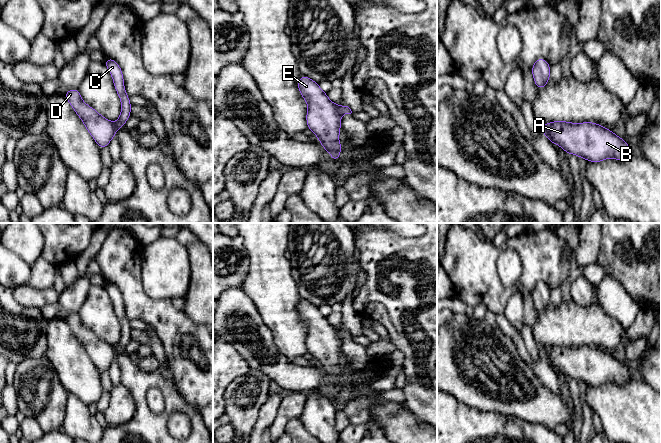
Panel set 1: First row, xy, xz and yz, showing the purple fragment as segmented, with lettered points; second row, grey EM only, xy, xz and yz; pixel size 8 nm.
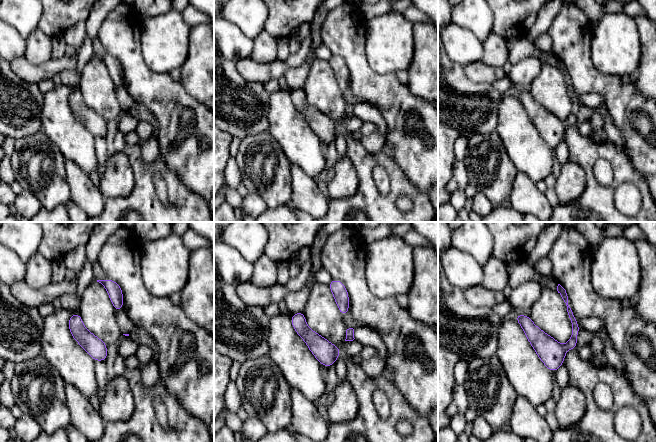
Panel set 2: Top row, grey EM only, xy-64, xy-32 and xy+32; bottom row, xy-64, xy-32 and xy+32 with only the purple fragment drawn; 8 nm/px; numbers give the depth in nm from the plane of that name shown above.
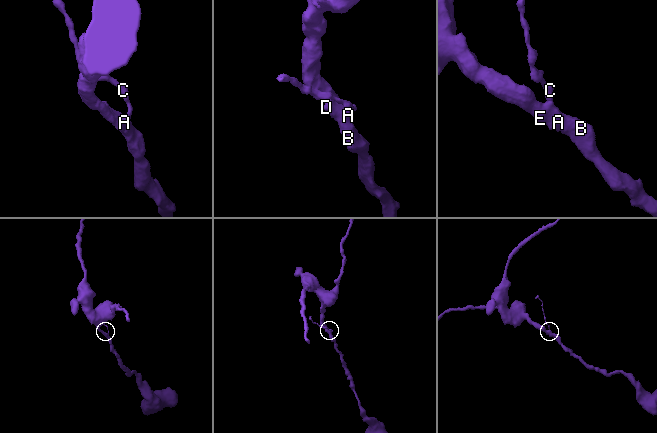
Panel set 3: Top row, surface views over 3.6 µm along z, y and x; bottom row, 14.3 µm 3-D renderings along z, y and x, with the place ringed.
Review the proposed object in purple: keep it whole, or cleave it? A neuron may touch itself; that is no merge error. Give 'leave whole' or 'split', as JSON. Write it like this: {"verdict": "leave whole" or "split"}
{"verdict": "split"}

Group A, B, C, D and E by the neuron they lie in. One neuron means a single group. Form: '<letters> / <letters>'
A B D E / C

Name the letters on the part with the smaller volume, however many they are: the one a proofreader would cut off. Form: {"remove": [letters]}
{"remove": ["C"]}

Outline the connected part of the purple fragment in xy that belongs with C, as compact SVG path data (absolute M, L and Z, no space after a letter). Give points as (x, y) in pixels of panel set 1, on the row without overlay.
M106 282L104 288L112 300L114 311L121 324L121 338L115 347L116 351L119 353L122 352L129 343L132 328L130 327L129 320L126 317L123 296L118 287L112 282Z

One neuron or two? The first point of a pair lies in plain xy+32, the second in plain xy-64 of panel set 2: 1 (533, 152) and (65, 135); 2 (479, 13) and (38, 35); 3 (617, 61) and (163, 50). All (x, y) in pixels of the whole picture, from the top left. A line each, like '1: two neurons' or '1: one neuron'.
1: one neuron
2: two neurons
3: one neuron

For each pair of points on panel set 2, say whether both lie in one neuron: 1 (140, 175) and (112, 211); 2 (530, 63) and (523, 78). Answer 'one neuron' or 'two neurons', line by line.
1: one neuron
2: one neuron

